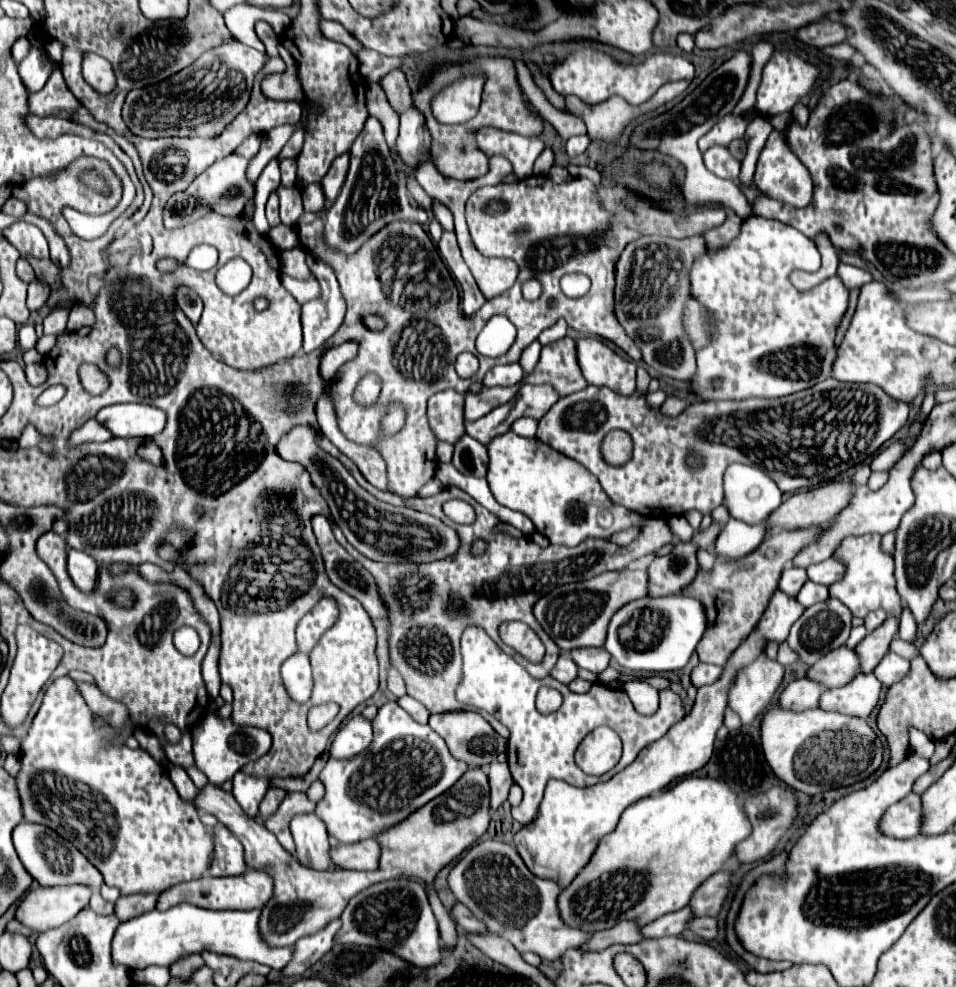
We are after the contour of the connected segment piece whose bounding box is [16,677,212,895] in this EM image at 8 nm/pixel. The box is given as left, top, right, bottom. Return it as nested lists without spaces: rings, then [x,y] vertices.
[[[60,677],[54,679],[46,693],[44,693],[44,703],[38,709],[26,737],[22,739],[22,747],[20,747],[20,771],[16,775],[16,787],[20,793],[20,801],[22,801],[22,811],[24,811],[24,821],[28,823],[40,823],[44,827],[54,829],[60,837],[68,839],[104,877],[104,883],[110,887],[120,889],[122,895],[132,895],[132,893],[162,893],[166,889],[170,889],[172,885],[184,883],[184,881],[194,881],[200,879],[202,875],[206,875],[208,871],[208,863],[210,863],[210,855],[212,855],[212,835],[210,831],[202,825],[202,821],[198,819],[198,813],[192,805],[184,803],[174,787],[174,783],[170,781],[167,771],[162,765],[158,765],[144,749],[130,749],[126,745],[116,747],[116,745],[108,745],[104,747],[104,729],[96,729],[92,725],[92,711],[88,709],[88,705],[84,703],[84,699],[80,697],[80,693],[76,691],[76,683],[70,677]]]

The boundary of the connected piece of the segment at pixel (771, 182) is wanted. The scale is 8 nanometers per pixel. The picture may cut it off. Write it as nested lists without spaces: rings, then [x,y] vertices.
[[[772,131],[760,157],[758,157],[758,165],[756,165],[756,173],[754,173],[754,183],[758,187],[758,191],[762,191],[764,195],[782,201],[786,205],[792,207],[808,207],[813,199],[813,182],[808,169],[800,163],[800,159],[790,151],[788,143],[780,137],[778,131]]]

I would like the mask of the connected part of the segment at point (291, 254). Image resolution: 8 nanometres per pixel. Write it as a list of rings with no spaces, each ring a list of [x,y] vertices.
[[[296,247],[292,251],[284,251],[280,259],[282,259],[282,273],[288,273],[296,279],[306,279],[310,275],[306,265],[306,253],[302,249]]]

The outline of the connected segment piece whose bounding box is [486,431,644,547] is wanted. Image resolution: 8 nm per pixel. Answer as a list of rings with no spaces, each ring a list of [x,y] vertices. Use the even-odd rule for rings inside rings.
[[[514,431],[498,435],[488,443],[488,457],[490,463],[486,479],[496,501],[530,517],[536,531],[548,537],[548,541],[554,545],[576,547],[588,537],[608,539],[612,533],[640,525],[644,519],[638,513],[614,505],[608,495],[604,495],[598,479],[588,469],[554,451],[546,443],[540,443],[536,437],[524,439]],[[602,511],[612,515],[608,529],[598,525],[598,513]]]

